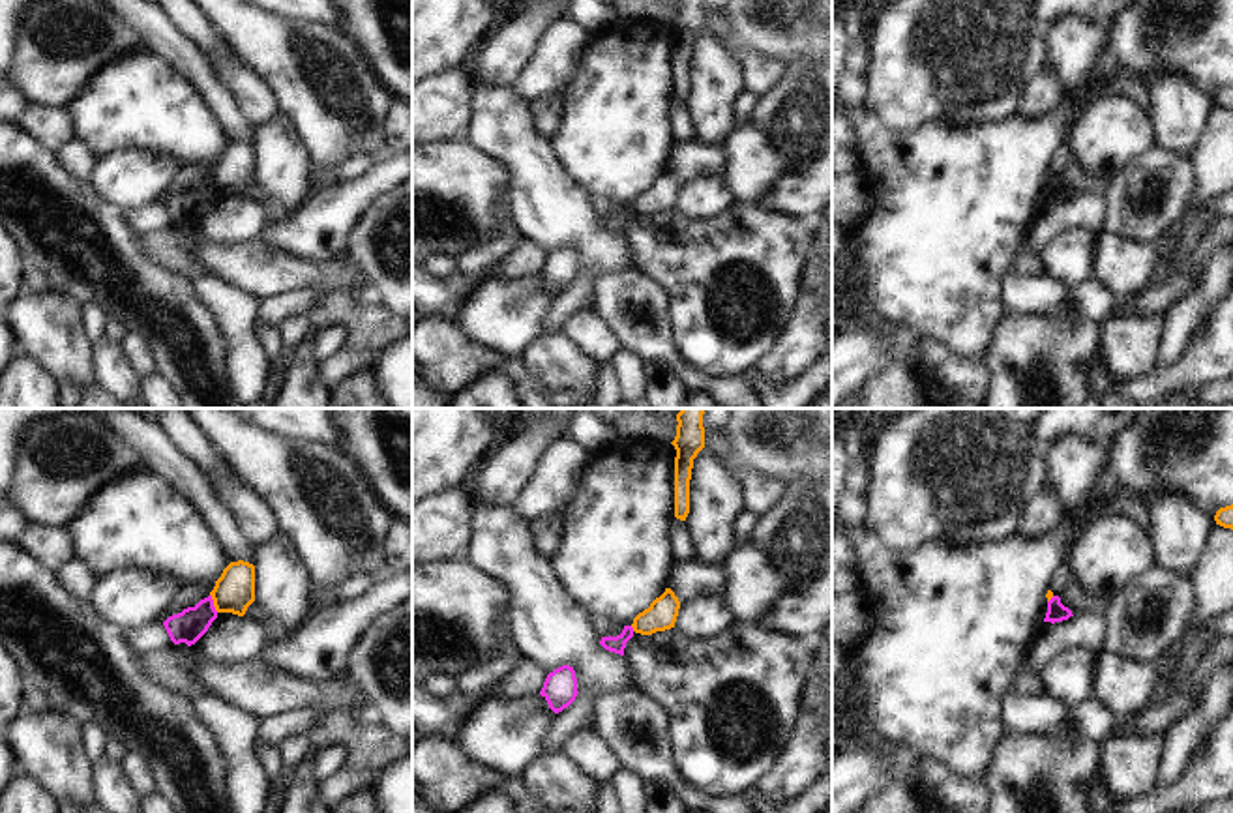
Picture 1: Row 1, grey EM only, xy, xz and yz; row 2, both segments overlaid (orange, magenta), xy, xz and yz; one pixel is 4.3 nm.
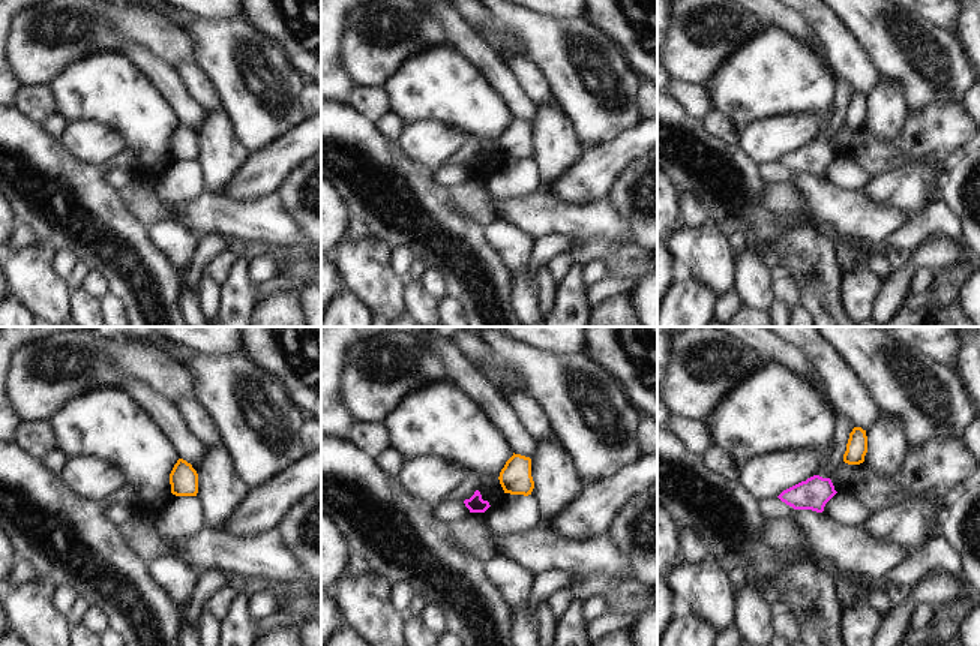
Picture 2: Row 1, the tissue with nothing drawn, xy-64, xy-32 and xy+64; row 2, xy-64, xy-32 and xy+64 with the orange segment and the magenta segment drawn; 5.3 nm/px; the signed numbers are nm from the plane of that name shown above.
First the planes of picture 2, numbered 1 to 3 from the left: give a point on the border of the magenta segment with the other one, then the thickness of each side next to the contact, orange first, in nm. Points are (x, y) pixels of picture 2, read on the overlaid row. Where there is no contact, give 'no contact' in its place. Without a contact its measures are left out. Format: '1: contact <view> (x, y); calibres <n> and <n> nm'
1: no contact
2: no contact
3: no contact

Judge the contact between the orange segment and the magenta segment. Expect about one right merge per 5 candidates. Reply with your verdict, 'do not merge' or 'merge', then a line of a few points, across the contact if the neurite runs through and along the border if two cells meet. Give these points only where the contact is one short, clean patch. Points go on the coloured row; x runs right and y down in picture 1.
do not merge; line xy (210, 594), (212, 606), (218, 611)

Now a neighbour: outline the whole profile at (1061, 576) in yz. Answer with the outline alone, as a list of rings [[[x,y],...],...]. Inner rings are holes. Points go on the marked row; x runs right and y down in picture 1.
[[[1076,523],[1068,528],[1066,538],[1062,541],[1062,562],[1057,566],[1057,569],[1051,575],[1049,590],[1053,596],[1061,596],[1072,577],[1072,551],[1081,538],[1085,530],[1085,523]]]

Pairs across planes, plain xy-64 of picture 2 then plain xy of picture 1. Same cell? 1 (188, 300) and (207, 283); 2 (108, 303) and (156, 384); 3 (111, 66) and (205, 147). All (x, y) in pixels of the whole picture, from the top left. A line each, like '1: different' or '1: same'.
1: same
2: same
3: same

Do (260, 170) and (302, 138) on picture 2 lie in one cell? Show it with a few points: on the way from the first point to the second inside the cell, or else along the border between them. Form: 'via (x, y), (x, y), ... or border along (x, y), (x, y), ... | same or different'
via (270, 165), (291, 149) | same

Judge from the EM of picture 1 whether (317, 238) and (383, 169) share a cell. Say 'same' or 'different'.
same

